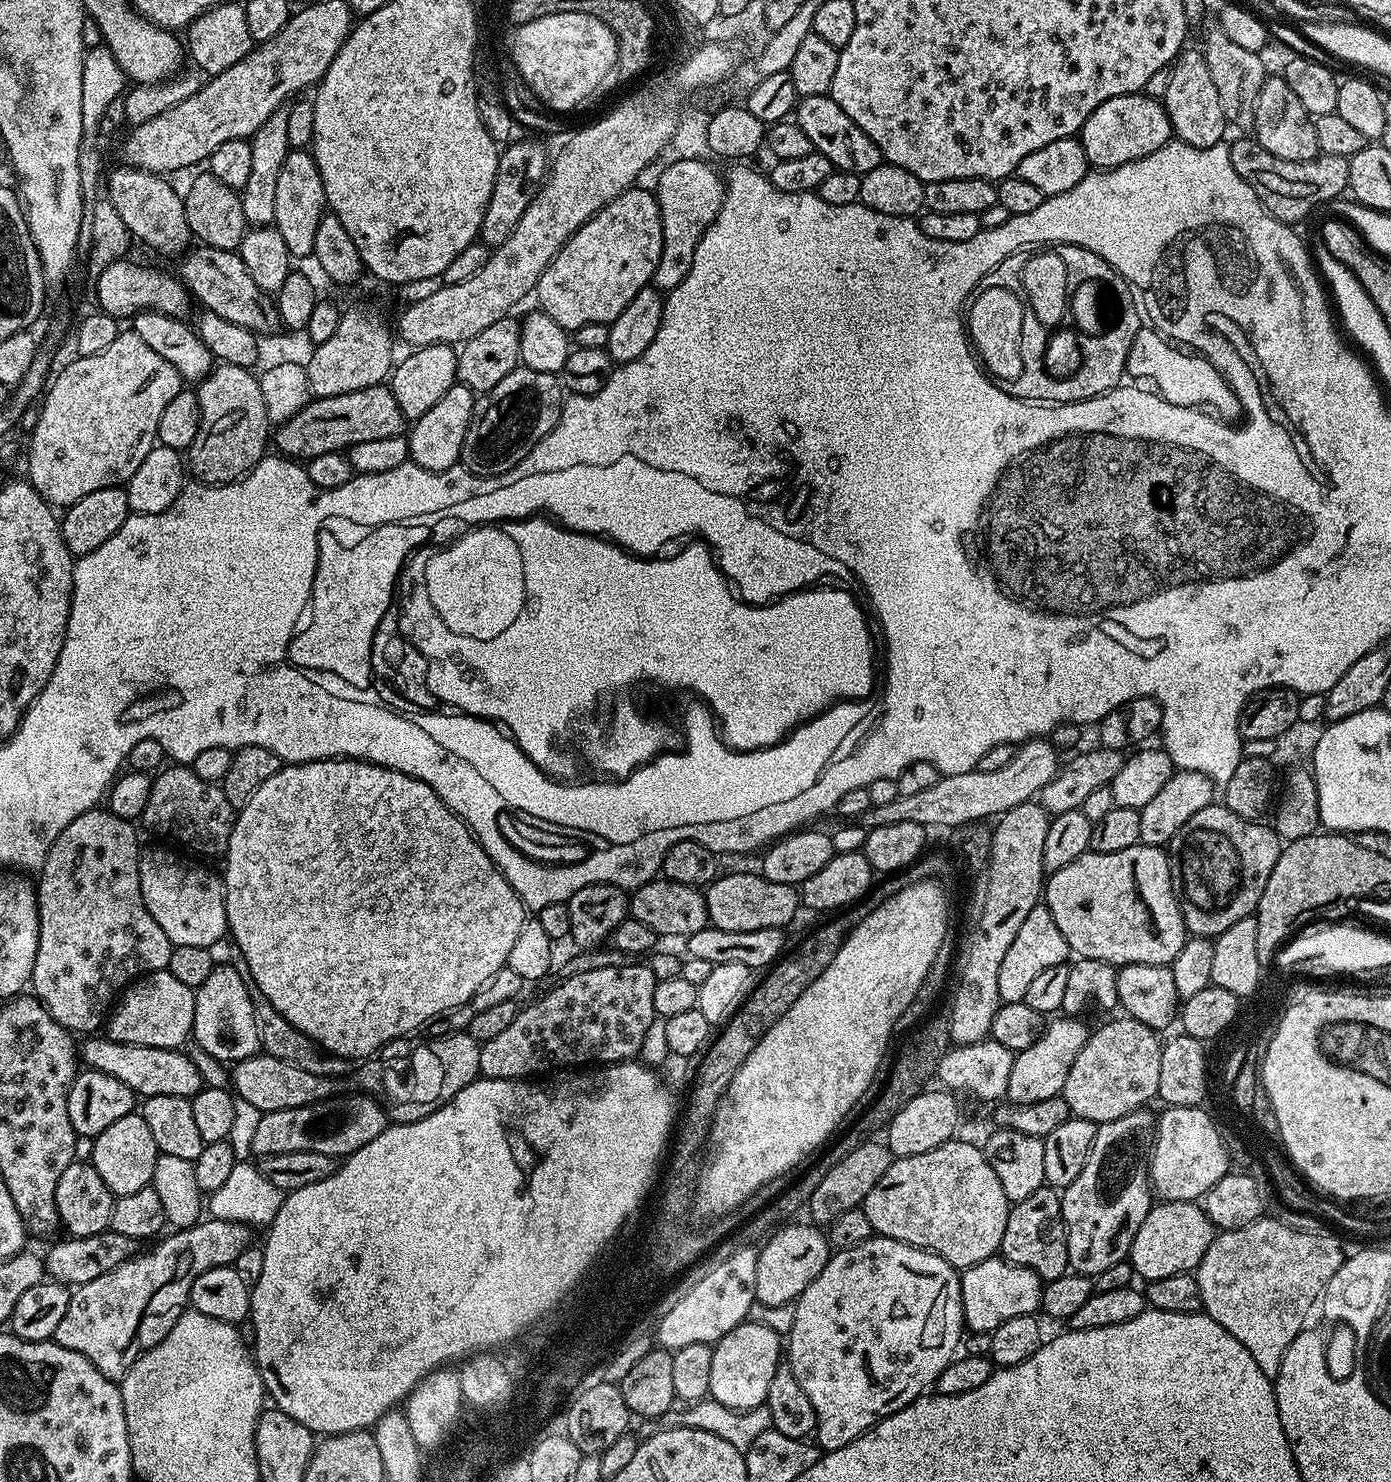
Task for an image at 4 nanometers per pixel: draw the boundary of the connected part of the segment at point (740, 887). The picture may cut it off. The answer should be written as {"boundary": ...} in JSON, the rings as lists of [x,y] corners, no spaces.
{"boundary":[[[732,872],[729,876],[717,875],[704,892],[708,923],[722,930],[787,929],[796,916],[798,892],[791,884],[770,882],[765,876],[752,872]]]}

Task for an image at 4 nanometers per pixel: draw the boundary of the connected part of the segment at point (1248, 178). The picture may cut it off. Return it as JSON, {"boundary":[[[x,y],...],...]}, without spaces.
{"boundary":[[[1255,138],[1231,141],[1228,144],[1230,162],[1244,181],[1258,194],[1264,208],[1271,216],[1277,216],[1285,224],[1292,226],[1303,216],[1308,216],[1319,204],[1343,197],[1348,192],[1350,178],[1349,157],[1317,155],[1314,160],[1290,162],[1282,158],[1274,158],[1270,150],[1261,146]]]}

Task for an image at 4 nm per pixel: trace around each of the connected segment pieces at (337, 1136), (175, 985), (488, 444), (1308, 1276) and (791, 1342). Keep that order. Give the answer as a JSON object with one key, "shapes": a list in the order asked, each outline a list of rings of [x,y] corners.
{"shapes":[[[[340,1094],[321,1100],[310,1108],[287,1108],[263,1113],[252,1132],[252,1148],[257,1152],[257,1157],[290,1154],[294,1150],[318,1150],[333,1158],[343,1158],[366,1146],[366,1142],[374,1142],[374,1138],[378,1138],[378,1134],[388,1127],[388,1114],[379,1100],[367,1094],[355,1095]]],[[[166,970],[150,972],[133,980],[119,993],[106,1017],[107,1039],[134,1046],[179,1049],[180,1043],[192,1035],[195,1001],[195,991],[186,982],[178,982],[174,974]]],[[[518,366],[477,399],[466,442],[462,442],[460,464],[475,476],[497,476],[514,470],[536,443],[554,430],[565,399],[561,381],[553,373]]],[[[1261,1218],[1250,1226],[1213,1235],[1194,1275],[1198,1290],[1202,1290],[1203,1311],[1214,1318],[1218,1326],[1230,1330],[1230,1334],[1234,1334],[1234,1338],[1238,1338],[1238,1342],[1242,1342],[1242,1346],[1250,1350],[1250,1355],[1254,1362],[1258,1362],[1262,1374],[1274,1378],[1285,1367],[1284,1355],[1288,1347],[1301,1339],[1300,1331],[1304,1328],[1304,1319],[1307,1318],[1312,1303],[1315,1300],[1317,1303],[1323,1297],[1330,1278],[1334,1278],[1334,1274],[1338,1274],[1338,1266],[1344,1264],[1346,1251],[1340,1245],[1339,1235],[1336,1237],[1327,1236],[1324,1232],[1303,1232],[1280,1220],[1268,1219]]],[[[873,1234],[866,1242],[853,1248],[842,1248],[833,1251],[828,1257],[826,1266],[800,1297],[794,1301],[794,1326],[786,1333],[786,1366],[794,1374],[798,1386],[810,1398],[816,1415],[815,1439],[824,1452],[833,1452],[858,1438],[863,1432],[871,1430],[882,1418],[902,1410],[920,1396],[925,1395],[935,1385],[939,1375],[957,1355],[956,1347],[960,1344],[960,1335],[965,1335],[964,1315],[962,1314],[962,1290],[960,1289],[960,1272],[950,1266],[938,1254]]]]}

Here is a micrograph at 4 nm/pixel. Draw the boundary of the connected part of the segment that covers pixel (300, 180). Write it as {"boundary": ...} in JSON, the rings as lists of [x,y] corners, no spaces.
{"boundary":[[[289,151],[286,162],[282,162],[282,174],[278,174],[278,186],[274,201],[274,227],[282,234],[282,242],[286,242],[289,257],[312,256],[314,250],[314,230],[318,222],[326,214],[326,201],[320,171],[311,151]]]}

